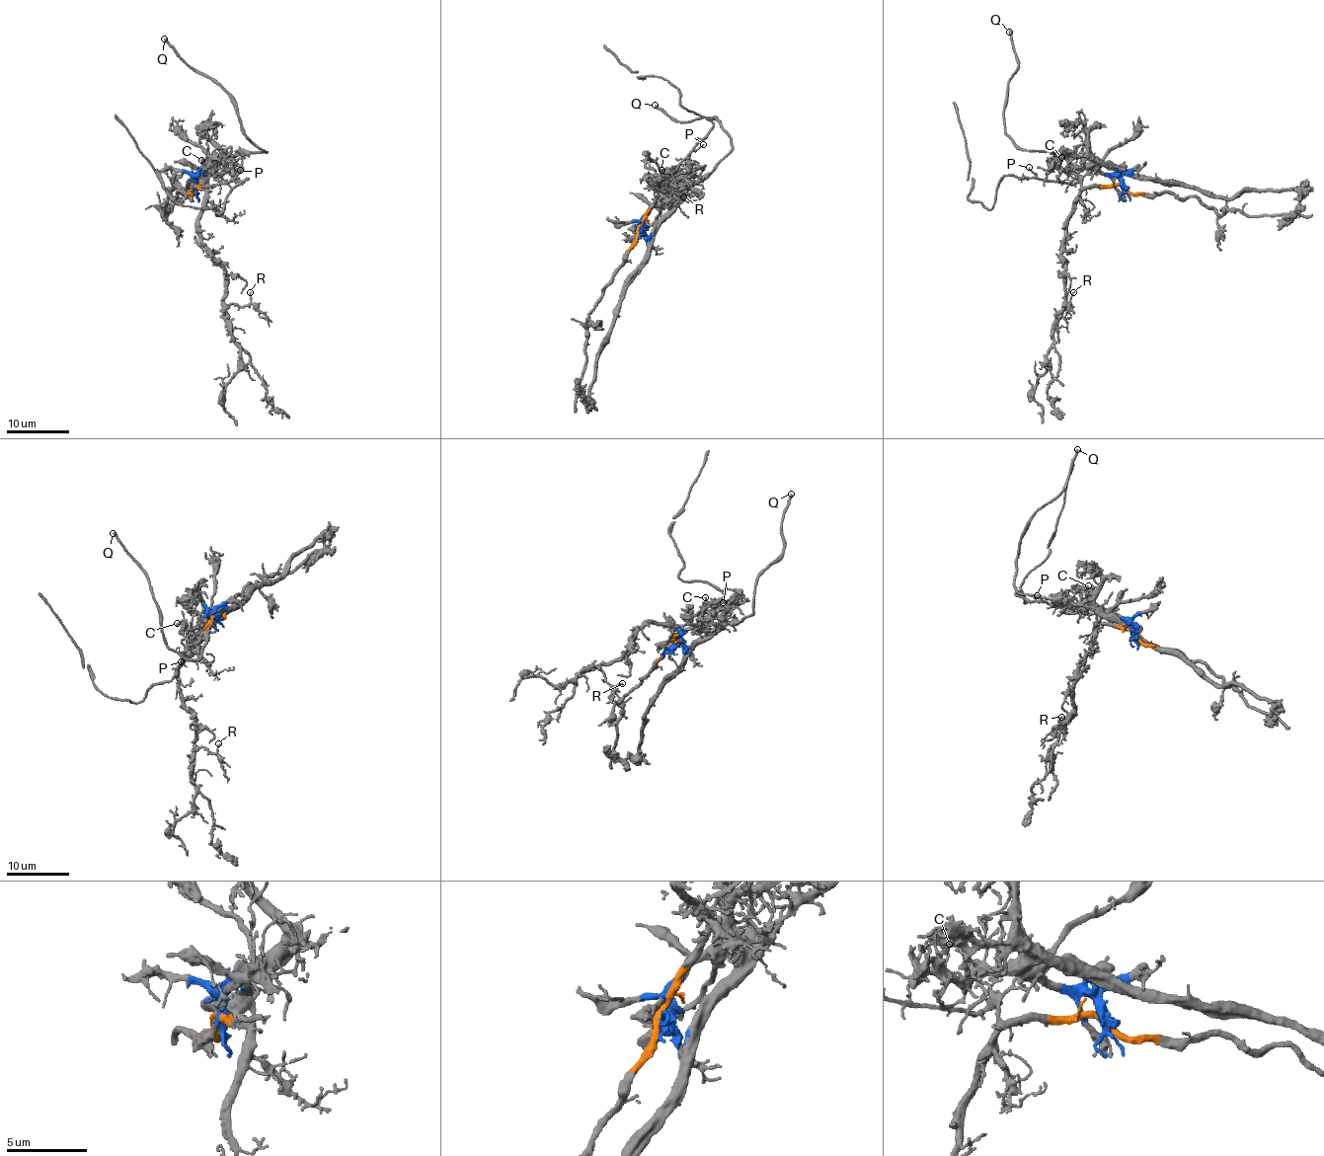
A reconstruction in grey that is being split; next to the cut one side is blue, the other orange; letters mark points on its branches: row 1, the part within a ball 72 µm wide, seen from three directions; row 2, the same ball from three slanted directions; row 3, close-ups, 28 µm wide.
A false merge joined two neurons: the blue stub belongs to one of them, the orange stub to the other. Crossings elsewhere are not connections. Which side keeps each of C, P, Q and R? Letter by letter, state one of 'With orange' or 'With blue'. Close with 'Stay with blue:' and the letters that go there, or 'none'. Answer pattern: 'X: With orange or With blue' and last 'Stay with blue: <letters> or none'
C: With blue
P: With orange
Q: With blue
R: With orange
Stay with blue: C, Q

